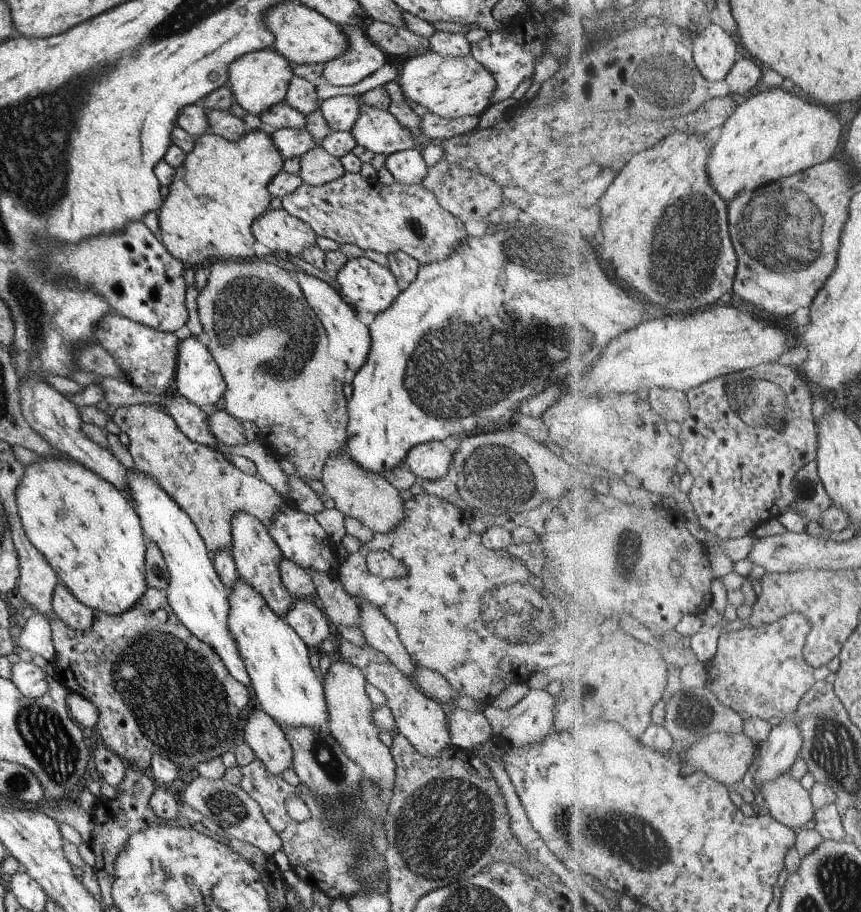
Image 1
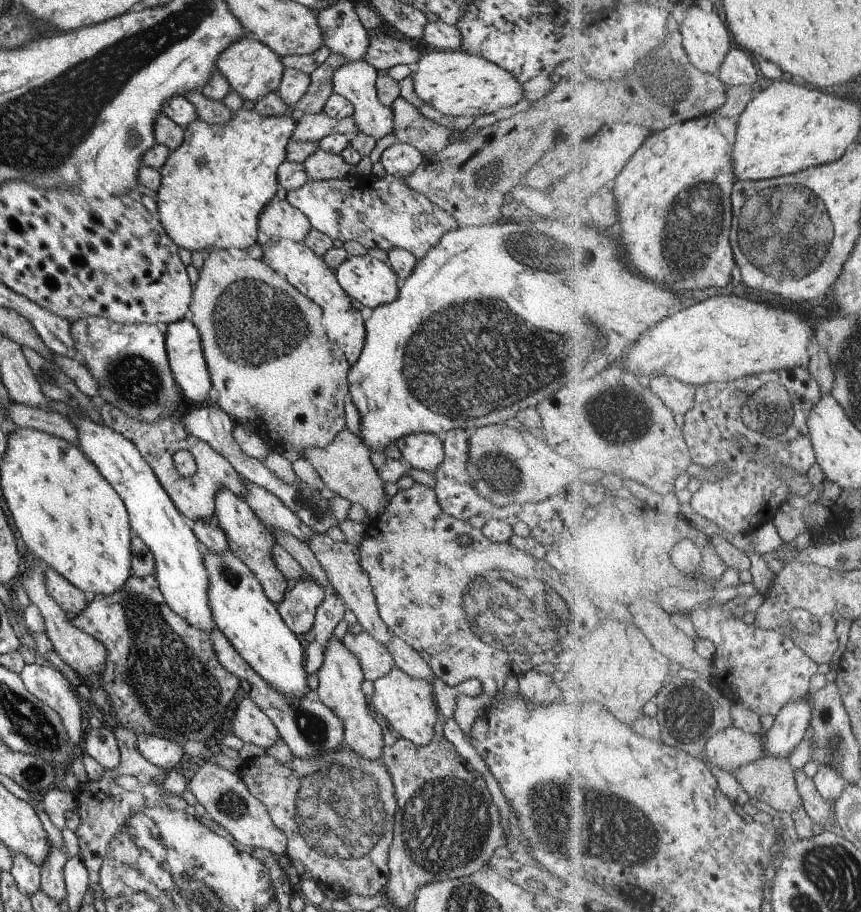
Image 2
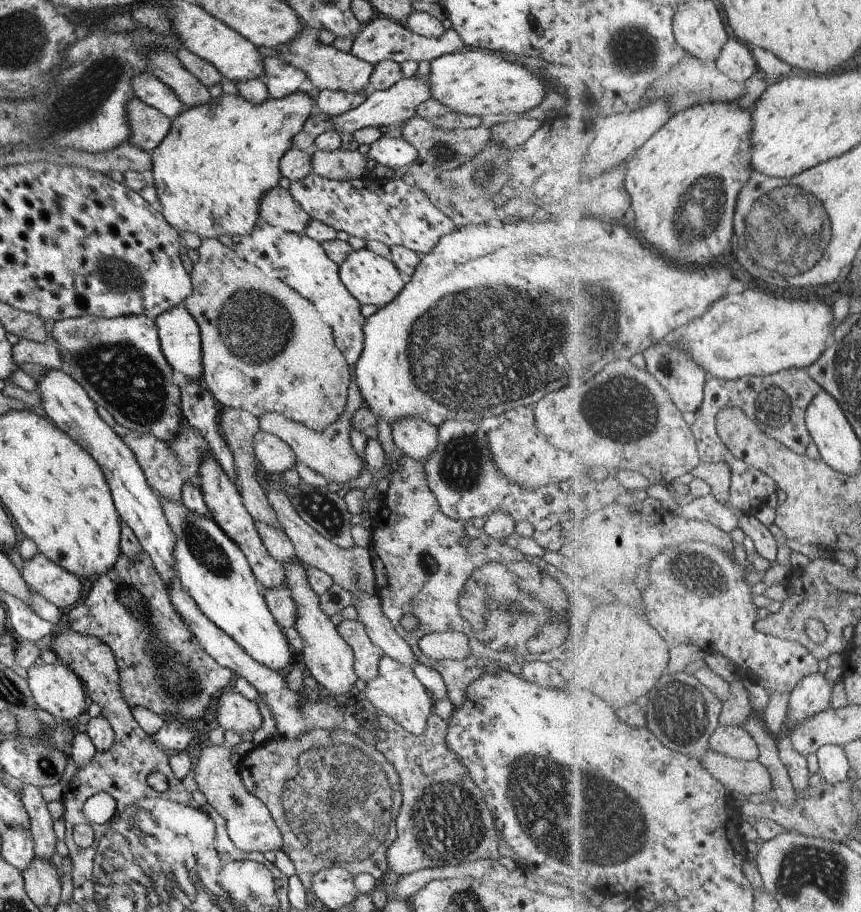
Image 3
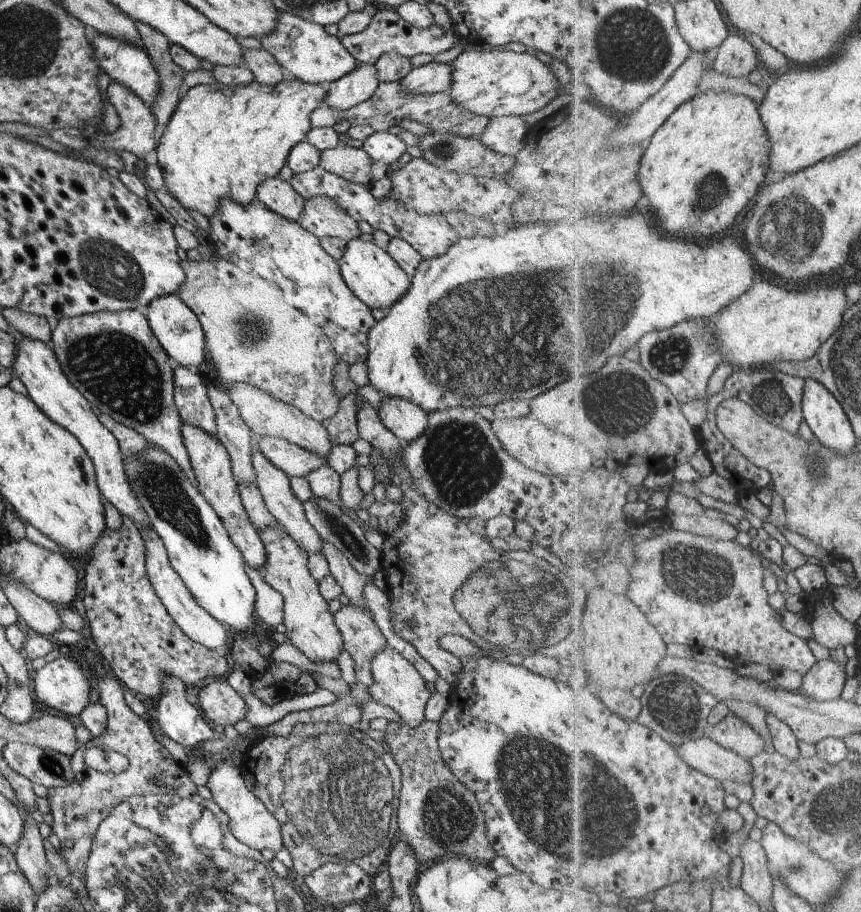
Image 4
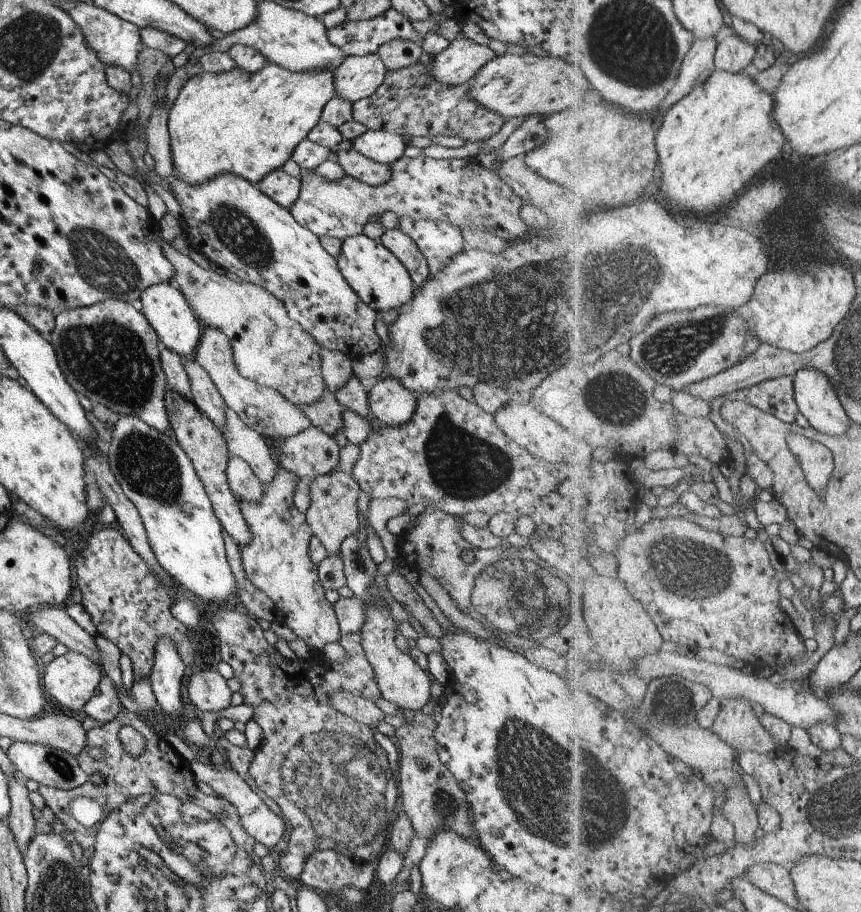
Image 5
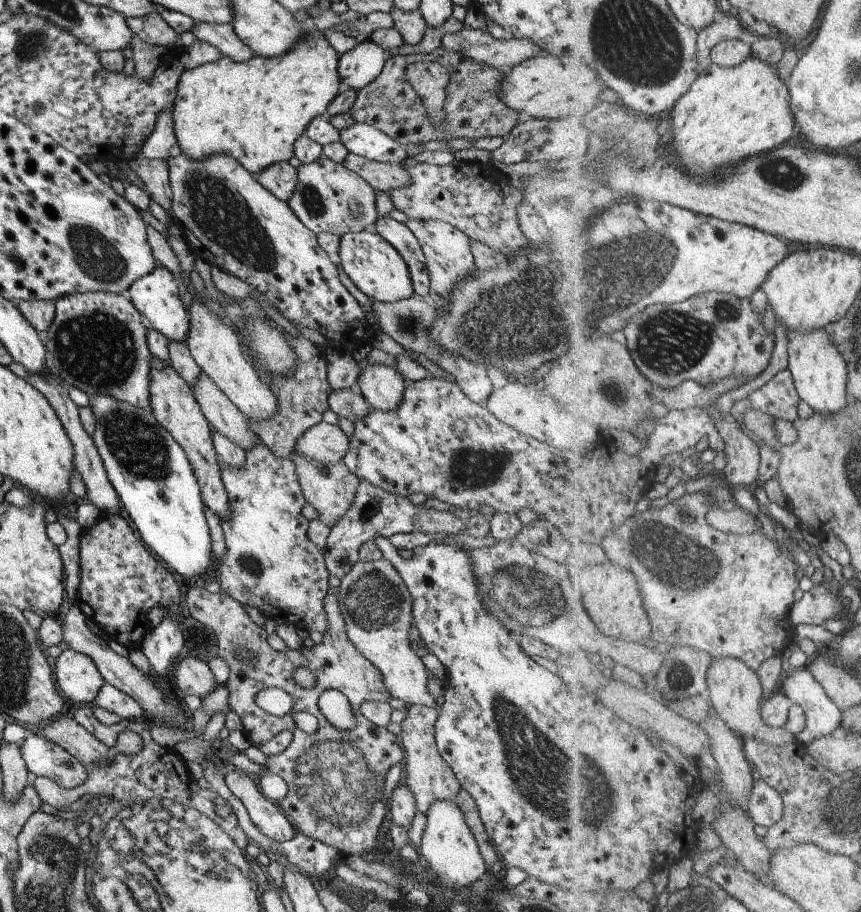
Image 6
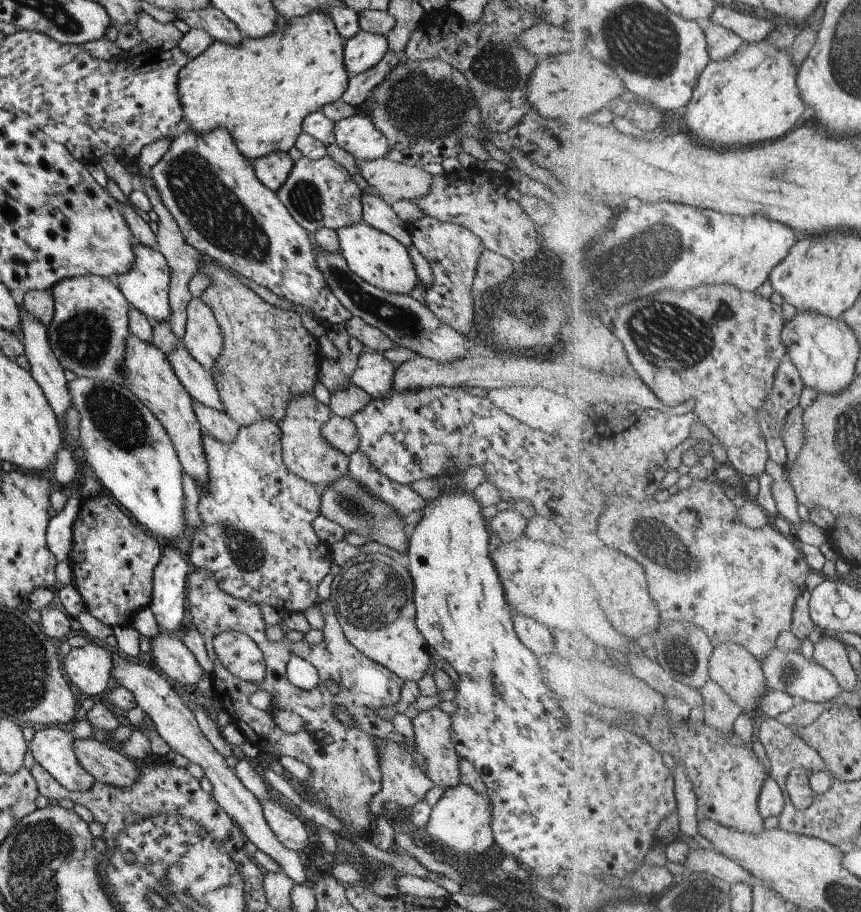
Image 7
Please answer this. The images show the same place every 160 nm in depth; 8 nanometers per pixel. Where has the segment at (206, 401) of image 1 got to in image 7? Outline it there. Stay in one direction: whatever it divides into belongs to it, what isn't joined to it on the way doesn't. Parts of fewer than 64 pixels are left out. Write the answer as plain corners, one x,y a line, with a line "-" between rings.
133,242
131,247
134,259
128,272
115,275
117,288
125,297
131,307
142,312
148,320
167,321
170,315
168,305
168,286
171,280
170,268
166,260
158,250
142,245
140,242

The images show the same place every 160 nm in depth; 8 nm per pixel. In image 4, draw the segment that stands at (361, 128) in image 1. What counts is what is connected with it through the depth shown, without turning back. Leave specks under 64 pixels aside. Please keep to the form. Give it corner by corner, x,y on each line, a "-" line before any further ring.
277,11
276,21
270,33
259,39
261,49
266,50
285,74
309,84
326,84
351,72
356,60
345,50
336,35
329,35
316,22
305,20
290,12

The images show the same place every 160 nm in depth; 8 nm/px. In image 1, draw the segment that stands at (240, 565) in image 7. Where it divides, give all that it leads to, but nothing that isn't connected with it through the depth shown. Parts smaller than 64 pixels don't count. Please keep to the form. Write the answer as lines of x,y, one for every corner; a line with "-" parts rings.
335,658
323,675
323,696
327,711
326,727
331,736
341,745
343,752
362,770
363,779
371,781
383,797
388,795
394,783
394,762
388,745
379,741
376,726
372,721
371,702
363,685
366,681
362,670
341,658

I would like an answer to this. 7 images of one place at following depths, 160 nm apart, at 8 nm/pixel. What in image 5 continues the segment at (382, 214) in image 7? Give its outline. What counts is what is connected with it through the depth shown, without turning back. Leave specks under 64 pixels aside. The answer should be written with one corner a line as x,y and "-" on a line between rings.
386,230
380,237
380,244
397,258
397,261
407,270
414,287
423,286
428,276
428,268
415,242
405,236
401,230

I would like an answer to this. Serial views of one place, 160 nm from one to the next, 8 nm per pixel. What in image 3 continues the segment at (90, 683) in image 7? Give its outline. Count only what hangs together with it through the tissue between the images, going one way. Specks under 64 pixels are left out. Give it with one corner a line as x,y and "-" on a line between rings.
63,663
33,664
26,668
26,673
35,704
58,722
66,724
86,711
82,682

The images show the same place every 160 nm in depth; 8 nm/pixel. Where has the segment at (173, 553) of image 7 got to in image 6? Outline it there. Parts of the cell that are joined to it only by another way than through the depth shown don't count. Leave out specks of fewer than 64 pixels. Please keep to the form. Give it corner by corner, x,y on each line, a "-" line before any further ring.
171,605
165,609
167,615
144,635
138,646
152,666
153,674
155,672
159,677
165,676
164,674
171,670
171,664
177,660
177,654
183,648
179,629
181,623
179,605

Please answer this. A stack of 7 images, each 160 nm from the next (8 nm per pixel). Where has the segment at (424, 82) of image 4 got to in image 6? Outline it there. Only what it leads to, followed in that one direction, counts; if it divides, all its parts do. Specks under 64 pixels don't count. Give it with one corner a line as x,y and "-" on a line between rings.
470,27
445,33
440,42
447,54
461,53
462,58
487,63
505,73
529,57
534,57
540,49
527,37
494,39
487,31

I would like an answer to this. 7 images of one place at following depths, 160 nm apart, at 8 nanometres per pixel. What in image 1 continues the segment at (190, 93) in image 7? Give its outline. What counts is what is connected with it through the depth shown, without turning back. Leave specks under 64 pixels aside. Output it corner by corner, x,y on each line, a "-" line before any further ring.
209,128
198,137
195,137
191,152
185,154
185,158
181,163
181,166
177,167
175,174
171,182
168,184
168,193
165,199
162,200
160,209
157,210
156,216
158,218
158,227
161,236
162,245
167,249
167,252
173,256
173,258
179,259
181,262
189,263
192,268
200,266
203,260
211,260
211,258
217,258
222,256
224,258
237,258
247,259
254,257
251,244
255,241
250,229
251,223
260,217
268,208
270,208
269,201
271,196
267,190
269,181
282,170
282,164
284,160
281,158
279,151
275,148
274,142
271,140
270,134
265,133
263,130
252,130
247,133
243,133
238,139
234,141
225,140
221,135
216,135

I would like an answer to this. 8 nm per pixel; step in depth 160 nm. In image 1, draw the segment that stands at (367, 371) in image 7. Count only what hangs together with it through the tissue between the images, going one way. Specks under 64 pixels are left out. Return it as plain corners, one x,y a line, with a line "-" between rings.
429,441
412,446
403,462
417,480
435,480
445,476
451,468
452,455
441,441

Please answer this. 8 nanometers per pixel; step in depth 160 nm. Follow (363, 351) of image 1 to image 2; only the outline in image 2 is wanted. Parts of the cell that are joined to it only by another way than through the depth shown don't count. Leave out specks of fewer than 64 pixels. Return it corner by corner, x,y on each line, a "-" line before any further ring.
267,239
261,250
261,262
270,266
293,288
320,306
320,321
327,338
341,349
349,366
353,365
365,340
364,320
359,311
351,306
348,294
339,286
334,271
327,266
323,257
309,250
302,241
293,242
289,239

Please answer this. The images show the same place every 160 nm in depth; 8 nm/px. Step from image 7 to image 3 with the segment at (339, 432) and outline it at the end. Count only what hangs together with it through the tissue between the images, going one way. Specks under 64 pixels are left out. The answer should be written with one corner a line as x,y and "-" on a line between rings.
261,430
253,435
252,447
257,466
262,473
269,472
281,476
285,471
293,469
297,463
296,456
288,444

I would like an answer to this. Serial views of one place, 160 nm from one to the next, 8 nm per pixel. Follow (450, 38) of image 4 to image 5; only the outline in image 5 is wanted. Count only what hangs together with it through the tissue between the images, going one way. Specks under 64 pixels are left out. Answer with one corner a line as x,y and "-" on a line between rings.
393,8
364,21
345,19
339,25
326,29
327,40
336,46
345,56
367,56
375,54
380,44
391,39
405,39
415,43
421,42
423,35
415,32
409,20

